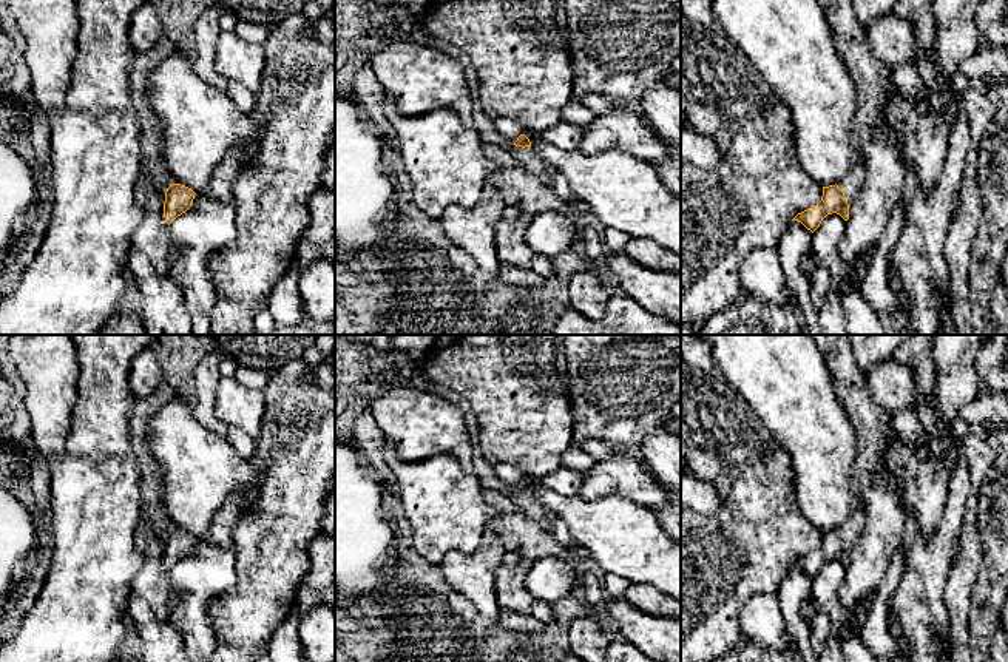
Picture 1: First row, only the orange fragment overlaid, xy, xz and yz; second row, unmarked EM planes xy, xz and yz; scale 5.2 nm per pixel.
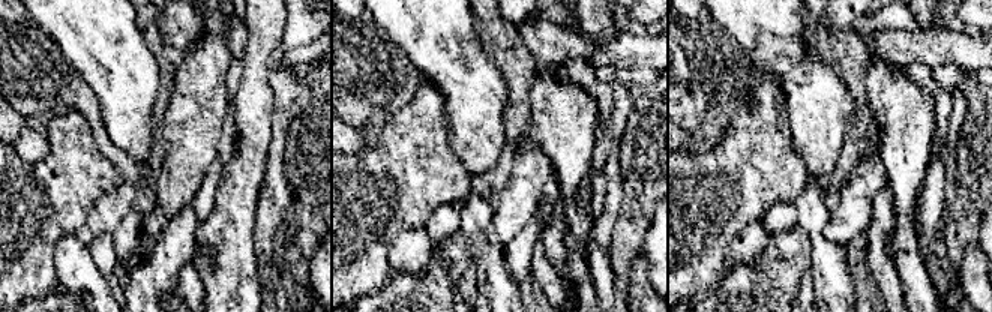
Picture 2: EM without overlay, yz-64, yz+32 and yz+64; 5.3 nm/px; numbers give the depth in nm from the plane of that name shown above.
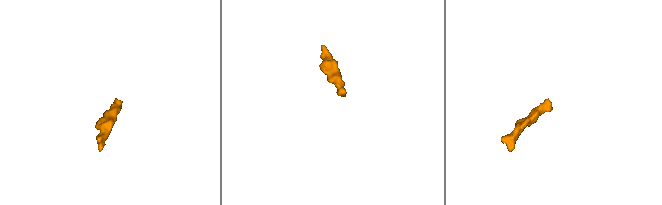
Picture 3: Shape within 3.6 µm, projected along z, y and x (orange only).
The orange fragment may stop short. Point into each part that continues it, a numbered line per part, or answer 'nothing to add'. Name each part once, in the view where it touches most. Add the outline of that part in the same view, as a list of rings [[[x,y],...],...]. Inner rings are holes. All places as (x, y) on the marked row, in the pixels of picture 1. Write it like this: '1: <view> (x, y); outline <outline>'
1: yz (851, 184); outline [[[860,157],[852,165],[849,173],[837,184],[843,190],[849,205],[855,199],[855,196],[858,194],[858,191],[863,185],[863,181],[864,181],[864,165],[863,165],[863,159]]]

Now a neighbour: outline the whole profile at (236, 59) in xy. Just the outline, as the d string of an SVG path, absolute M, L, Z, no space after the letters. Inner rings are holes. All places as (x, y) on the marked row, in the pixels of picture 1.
M233 31L219 34L216 71L227 80L235 80L256 94L261 86L264 63L262 45L250 43Z

